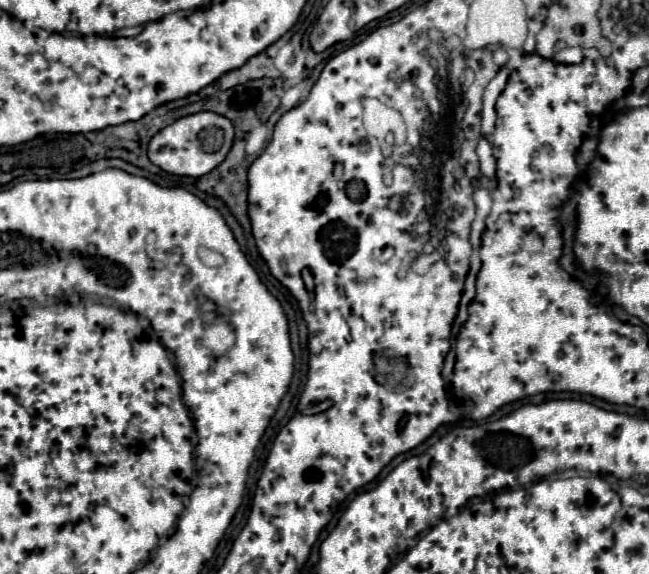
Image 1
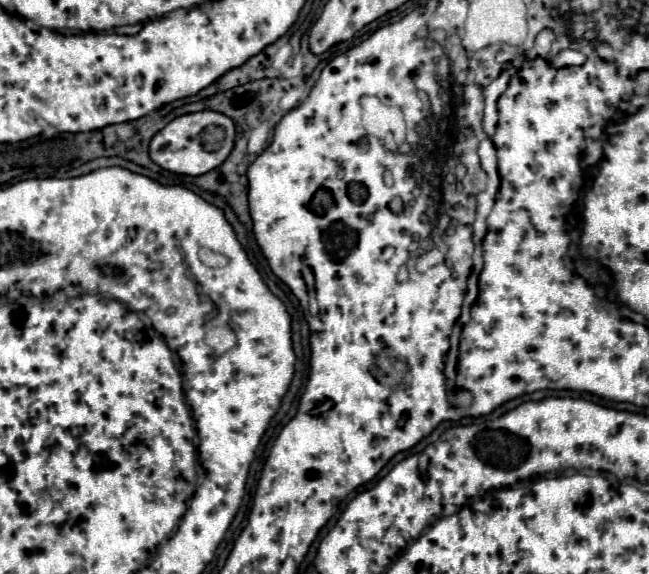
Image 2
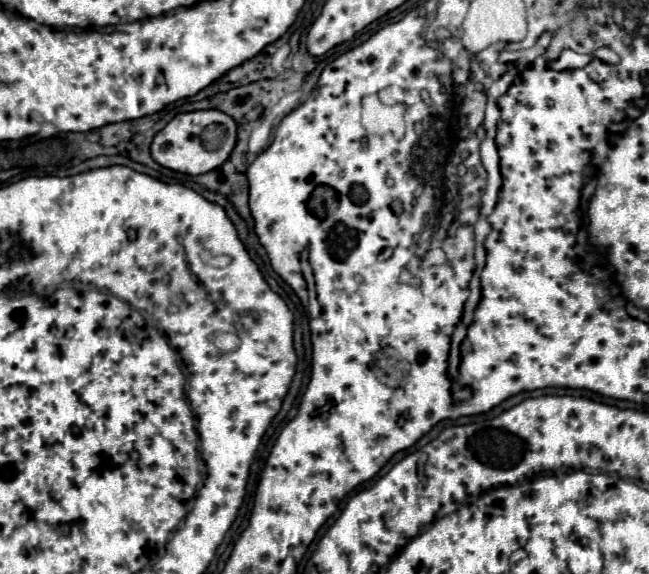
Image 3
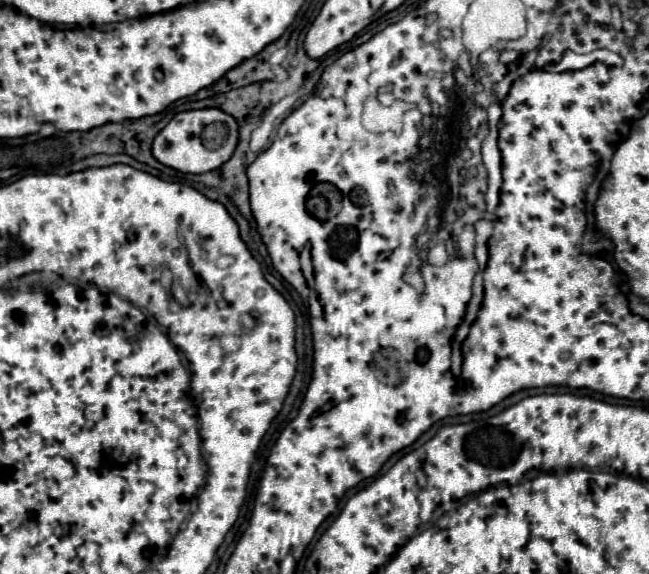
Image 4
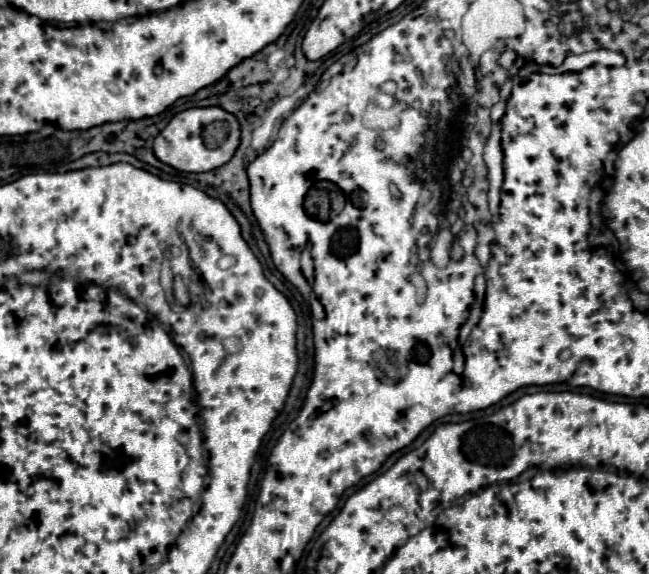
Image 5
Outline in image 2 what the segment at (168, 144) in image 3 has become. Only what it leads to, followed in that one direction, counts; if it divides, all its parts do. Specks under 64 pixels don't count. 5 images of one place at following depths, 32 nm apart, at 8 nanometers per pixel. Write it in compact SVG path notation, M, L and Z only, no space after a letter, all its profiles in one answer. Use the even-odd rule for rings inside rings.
M202 110L194 114L184 114L174 118L164 130L160 130L150 142L150 158L164 170L188 176L200 176L218 168L234 148L234 122L232 118L214 112Z

